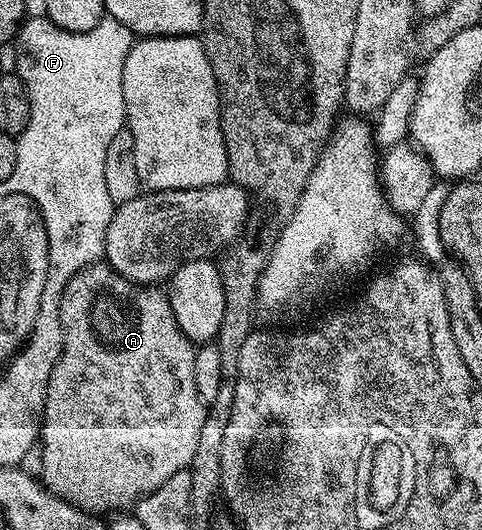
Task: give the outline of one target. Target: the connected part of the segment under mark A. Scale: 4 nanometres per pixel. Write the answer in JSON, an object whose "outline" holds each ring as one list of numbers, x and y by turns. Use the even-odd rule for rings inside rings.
{"outline":[[97,261,89,267,83,267,66,285,60,298,60,328,64,331,64,348,50,373,50,381,44,398,42,426,38,431,38,439,44,448,40,451,39,478,52,495,72,503,80,510,89,513,112,511,120,513,125,509,135,508,137,501,149,495,158,485,166,485,170,477,179,471,187,471,192,466,194,449,198,449,198,437,202,433,202,425,206,418,206,404,198,397,198,389,194,389,194,357,196,347,178,329,178,321,170,309,167,294,156,285,133,285,123,279,107,262]]}

